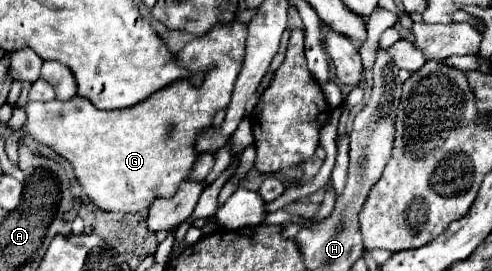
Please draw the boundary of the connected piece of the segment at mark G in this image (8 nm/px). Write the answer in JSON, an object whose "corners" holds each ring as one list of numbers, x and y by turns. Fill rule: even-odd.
{"corners":[[240,20,214,24,204,36,188,42,180,52,176,52,176,64,190,74,204,74,200,86,194,86,190,78,182,78,172,82,170,86,160,88,148,100,138,102,136,106,122,110,98,110,88,98,76,96,68,102,52,100,52,102,28,102,26,104,26,124,24,132,34,140,48,144,60,156,68,158,74,166,76,178,90,200,110,212,140,212,150,208,154,198,170,198,182,180,186,180,198,162,200,154,196,154,196,138,212,126,214,116,220,110,228,108,232,98,232,86,236,82,236,74,240,74,240,66,244,64,244,42,246,42,246,24]]}

